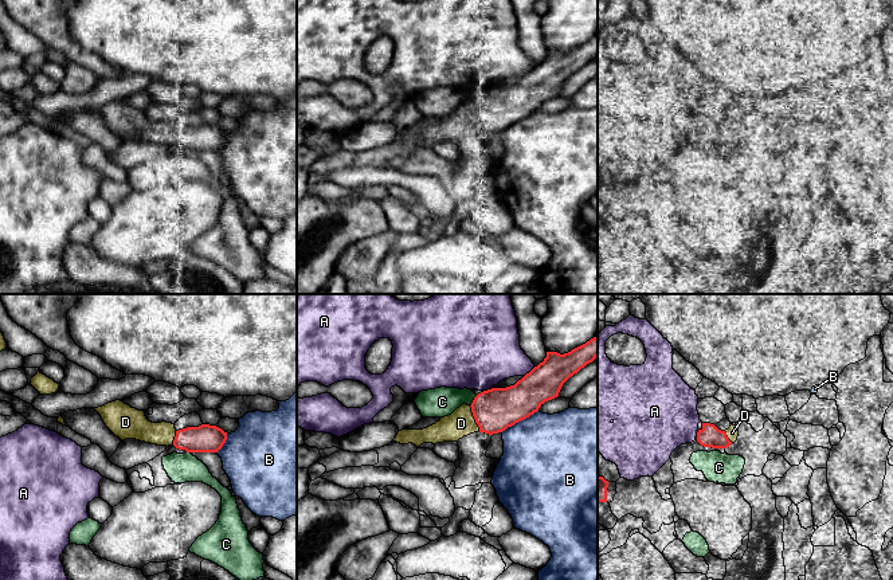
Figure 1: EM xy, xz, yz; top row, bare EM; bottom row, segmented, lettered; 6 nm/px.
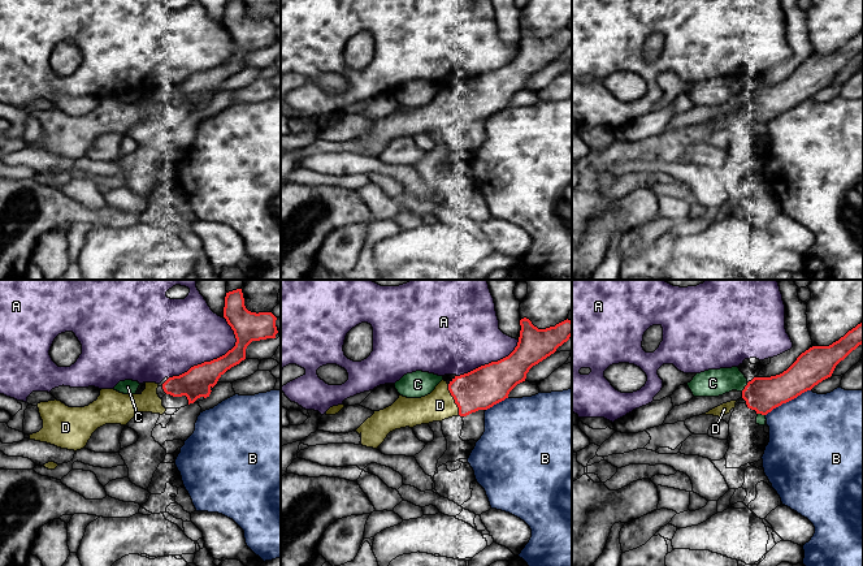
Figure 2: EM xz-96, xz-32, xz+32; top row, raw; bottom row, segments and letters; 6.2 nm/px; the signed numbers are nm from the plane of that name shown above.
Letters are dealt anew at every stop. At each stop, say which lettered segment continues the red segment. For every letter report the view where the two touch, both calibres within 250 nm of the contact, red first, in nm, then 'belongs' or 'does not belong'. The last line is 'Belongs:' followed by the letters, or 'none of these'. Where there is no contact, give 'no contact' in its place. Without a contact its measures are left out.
A: meets red in xz; 220 nm thick on the red side, 340 nm on the other; does not belong
B: meets red in xz; 260 nm thick on the red side, 480 nm on the other; does not belong
C: meets red in xz; 260 nm thick on the red side, 180 nm on the other; does not belong
D: meets red in xz; 260 nm thick on the red side, 160 nm on the other; belongs
Belongs: D

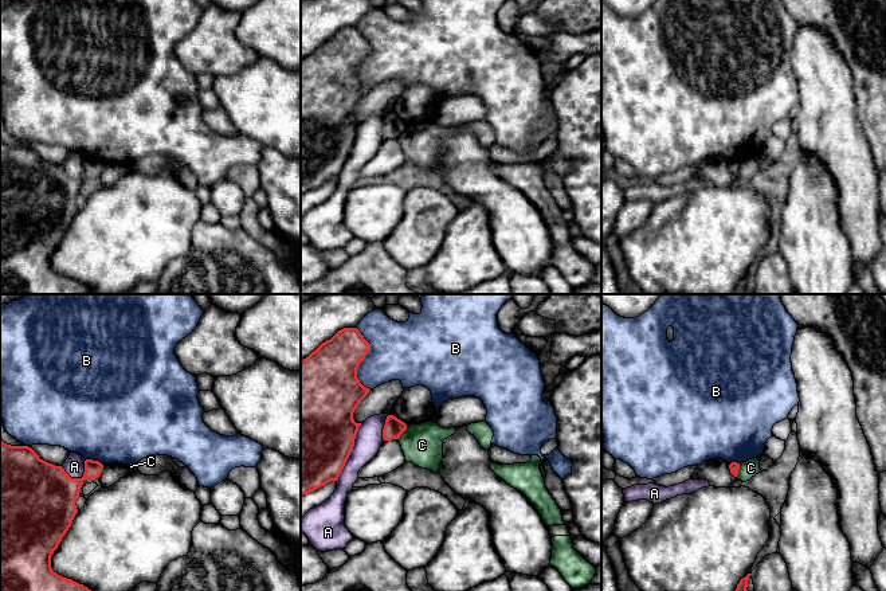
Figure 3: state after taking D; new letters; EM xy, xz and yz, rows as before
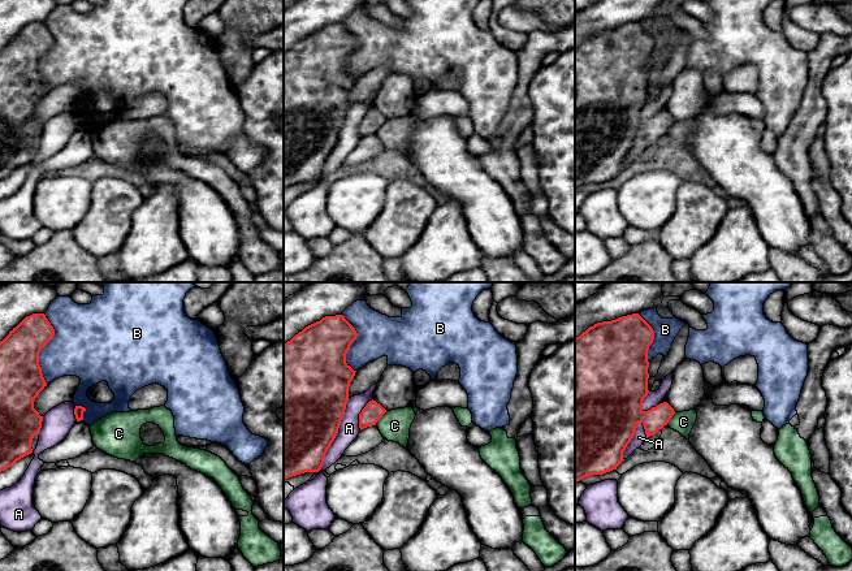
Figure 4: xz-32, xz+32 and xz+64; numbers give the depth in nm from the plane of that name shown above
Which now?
A: meets red in xz; 500 nm thick on the red side, 160 nm on the other; does not belong
B: meets red in xz; 360 nm thick on the red side, 360 nm on the other; does not belong
C: meets red in yz; 60 nm thick on the red side, 100 nm on the other; does not belong
Belongs: none of these

